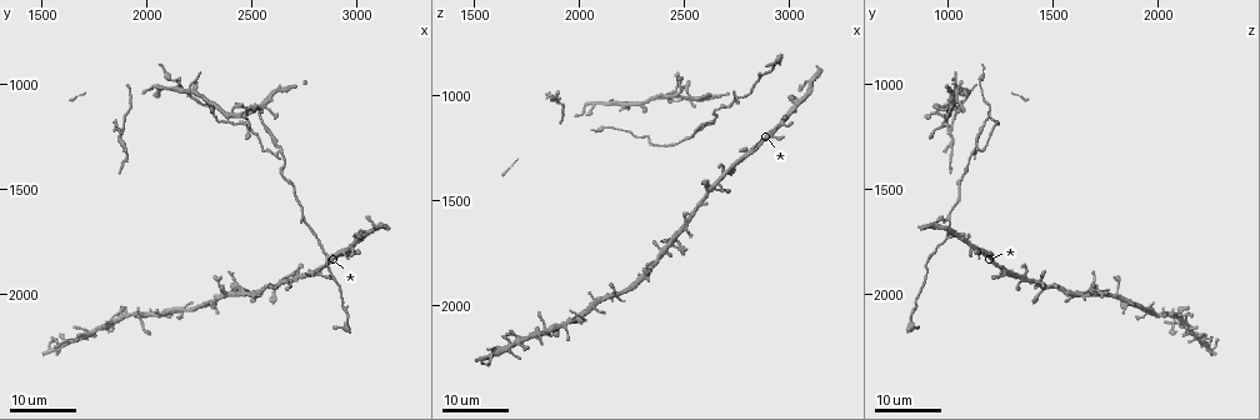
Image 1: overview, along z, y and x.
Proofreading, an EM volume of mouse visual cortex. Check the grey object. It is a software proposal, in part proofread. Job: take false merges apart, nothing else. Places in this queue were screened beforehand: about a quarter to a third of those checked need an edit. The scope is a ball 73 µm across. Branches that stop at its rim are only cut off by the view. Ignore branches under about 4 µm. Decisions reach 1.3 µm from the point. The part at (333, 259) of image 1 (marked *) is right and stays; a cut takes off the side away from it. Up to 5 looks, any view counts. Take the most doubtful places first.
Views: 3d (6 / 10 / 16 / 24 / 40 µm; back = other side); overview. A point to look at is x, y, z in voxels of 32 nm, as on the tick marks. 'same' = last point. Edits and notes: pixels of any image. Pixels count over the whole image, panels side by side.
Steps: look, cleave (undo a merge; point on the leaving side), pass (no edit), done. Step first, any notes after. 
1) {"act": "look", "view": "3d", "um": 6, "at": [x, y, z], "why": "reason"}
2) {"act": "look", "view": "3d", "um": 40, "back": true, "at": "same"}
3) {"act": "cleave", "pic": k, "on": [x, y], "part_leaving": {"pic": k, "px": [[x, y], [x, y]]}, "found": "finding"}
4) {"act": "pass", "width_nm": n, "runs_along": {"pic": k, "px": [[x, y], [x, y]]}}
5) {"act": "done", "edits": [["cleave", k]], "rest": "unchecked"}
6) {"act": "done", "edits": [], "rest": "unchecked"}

{"act": "look", "view": "3d", "um": 16, "at": [2610, 1320, 1120], "why": "three arms meet"}

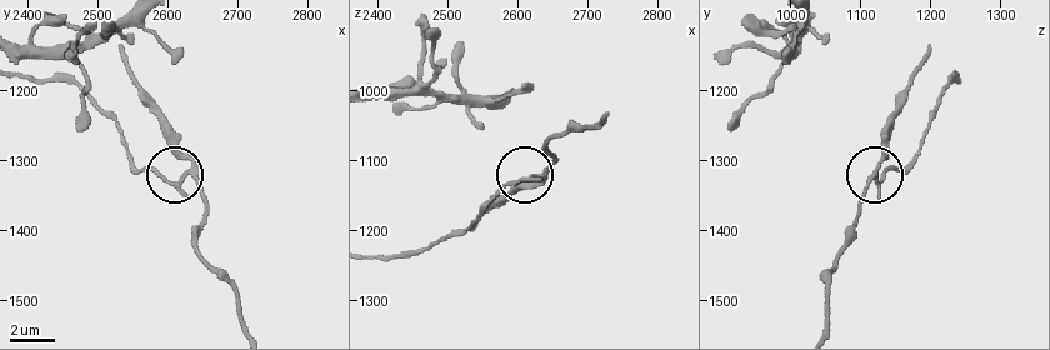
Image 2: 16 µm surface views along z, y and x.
{"act": "look", "view": "3d", "um": 6, "at": "same"}

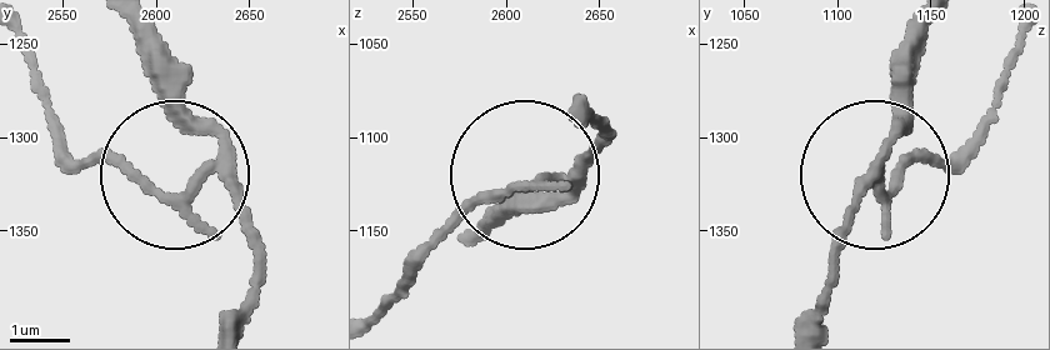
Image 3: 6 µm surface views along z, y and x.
{"act": "cleave", "pic": 3, "on": [123, 156], "arms": 3, "found": "a second neuron is stuck on"}

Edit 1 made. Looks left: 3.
{"act": "look", "view": "3d", "um": 16, "at": [2440, 1970, 1690], "why": "small branch off a trunk"}

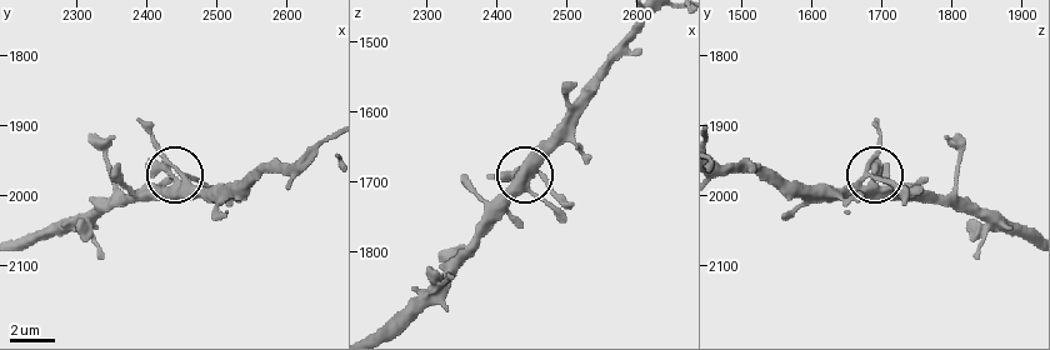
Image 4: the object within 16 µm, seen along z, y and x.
{"act": "look", "view": "3d", "um": 10, "at": [2445, 1980, 1690]}

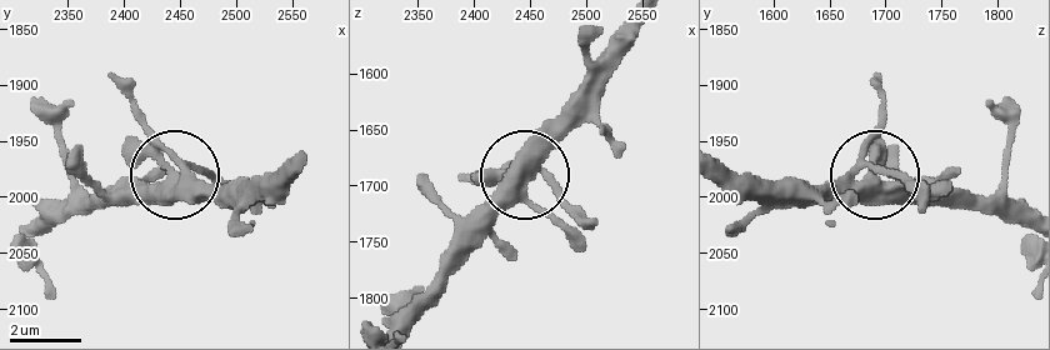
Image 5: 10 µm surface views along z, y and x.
{"act": "pass", "width_nm": 450, "runs_along": {"pic": 5, "px": [[640, 24], [595, 105], [526, 174], [464, 176]]}, "found": "one neuron here"}

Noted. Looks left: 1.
{"act": "done", "edits": [["cleave", 3]], "rest": "unchecked"}

